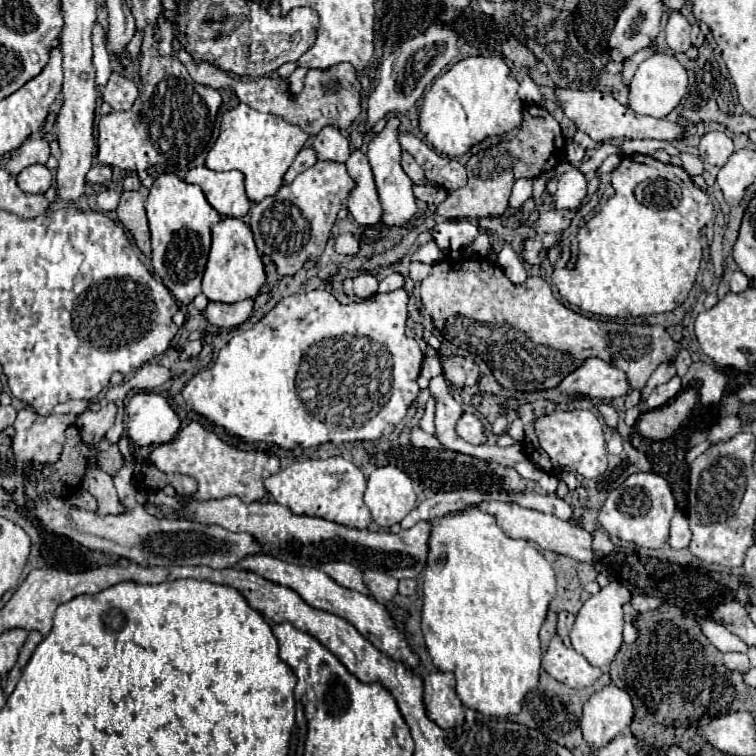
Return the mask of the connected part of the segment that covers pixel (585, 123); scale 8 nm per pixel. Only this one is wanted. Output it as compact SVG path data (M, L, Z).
M556 89L556 97L560 99L560 107L564 109L566 117L576 123L576 127L588 133L594 141L610 141L610 139L664 139L674 141L682 139L686 127L668 119L656 117L642 117L632 113L630 107L620 105L612 95L600 91L572 91L572 89Z

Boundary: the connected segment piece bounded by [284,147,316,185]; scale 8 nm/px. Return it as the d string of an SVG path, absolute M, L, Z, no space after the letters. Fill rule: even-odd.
M304 147L304 149L296 155L296 159L294 159L294 163L290 165L290 169L286 171L286 175L284 175L284 185L292 183L292 181L296 179L296 175L300 175L302 171L306 171L306 169L312 167L314 163L316 163L316 153L314 153L314 149L312 149L312 147Z

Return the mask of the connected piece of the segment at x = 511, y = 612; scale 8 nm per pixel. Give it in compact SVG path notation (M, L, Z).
M464 507L454 517L432 521L424 569L422 633L434 665L454 673L458 697L466 707L492 717L510 717L520 711L522 699L538 683L542 659L538 631L554 595L556 577L550 563L530 541L506 537L490 513Z

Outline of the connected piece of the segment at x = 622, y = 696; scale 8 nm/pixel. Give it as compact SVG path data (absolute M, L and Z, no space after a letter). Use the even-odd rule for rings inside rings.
M614 683L606 685L592 693L582 707L582 735L590 745L600 749L628 729L632 713L630 695Z

